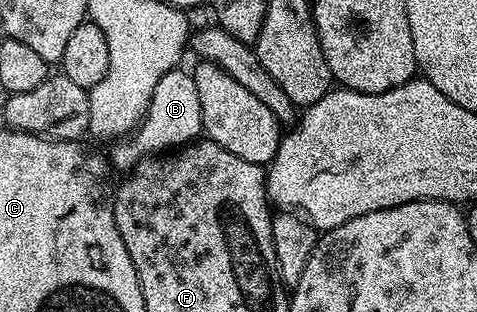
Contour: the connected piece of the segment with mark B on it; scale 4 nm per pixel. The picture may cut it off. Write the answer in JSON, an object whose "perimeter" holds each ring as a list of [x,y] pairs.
{"perimeter":[[[184,69],[166,73],[162,81],[154,85],[154,97],[150,97],[148,112],[134,134],[111,144],[111,166],[131,169],[145,157],[171,152],[201,138],[203,129],[202,105],[198,105],[198,89],[194,86],[194,77]]]}

